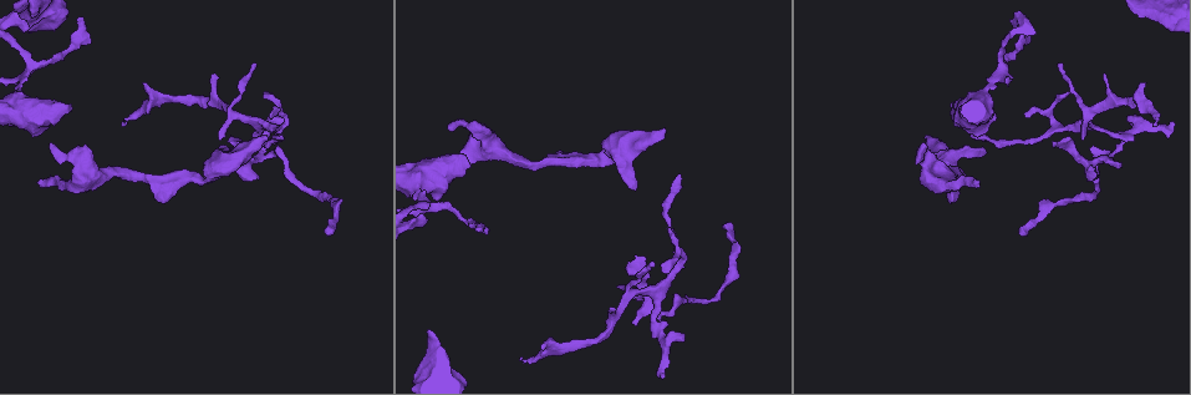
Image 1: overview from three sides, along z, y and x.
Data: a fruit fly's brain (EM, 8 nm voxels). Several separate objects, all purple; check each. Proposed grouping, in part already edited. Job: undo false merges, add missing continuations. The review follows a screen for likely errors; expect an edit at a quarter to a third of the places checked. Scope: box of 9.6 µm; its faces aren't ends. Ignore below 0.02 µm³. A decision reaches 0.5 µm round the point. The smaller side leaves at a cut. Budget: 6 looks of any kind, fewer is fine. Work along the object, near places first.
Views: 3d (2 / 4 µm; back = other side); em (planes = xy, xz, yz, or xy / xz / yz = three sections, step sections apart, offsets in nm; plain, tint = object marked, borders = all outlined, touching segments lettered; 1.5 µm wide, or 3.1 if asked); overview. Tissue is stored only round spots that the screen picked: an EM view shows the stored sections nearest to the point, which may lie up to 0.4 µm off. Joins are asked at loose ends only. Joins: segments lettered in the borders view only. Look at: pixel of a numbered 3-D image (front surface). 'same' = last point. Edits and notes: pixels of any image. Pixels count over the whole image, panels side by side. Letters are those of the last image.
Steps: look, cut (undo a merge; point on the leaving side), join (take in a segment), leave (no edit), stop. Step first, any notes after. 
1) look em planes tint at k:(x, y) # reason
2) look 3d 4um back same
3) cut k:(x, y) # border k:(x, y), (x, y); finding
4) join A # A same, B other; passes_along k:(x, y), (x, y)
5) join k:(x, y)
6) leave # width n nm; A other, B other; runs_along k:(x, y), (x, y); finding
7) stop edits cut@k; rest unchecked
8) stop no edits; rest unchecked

look em xy step 4 borders at 1:(1156, 125) # tapers out

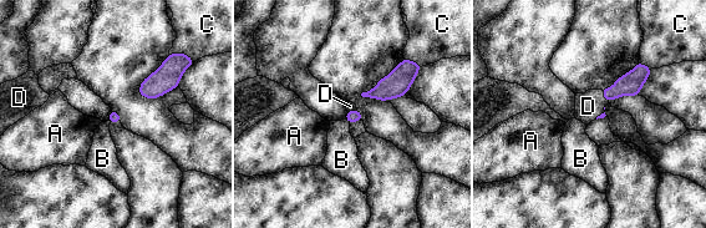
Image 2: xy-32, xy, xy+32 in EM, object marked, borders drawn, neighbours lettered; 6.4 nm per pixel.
look em planes borders same

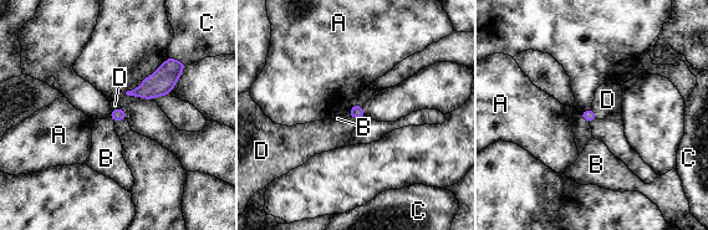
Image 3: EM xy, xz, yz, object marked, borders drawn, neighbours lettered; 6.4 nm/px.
join D # A other, B other, C other, D same; passes_along 3:(589, 114), (594, 113), (607, 100); the neuron continues

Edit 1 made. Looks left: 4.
look 3d 2um at 1:(662, 376)

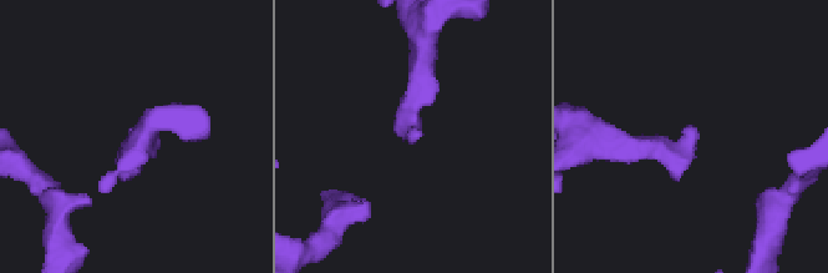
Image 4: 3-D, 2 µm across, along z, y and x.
look em planes borders at 4:(419, 133) # now the EM

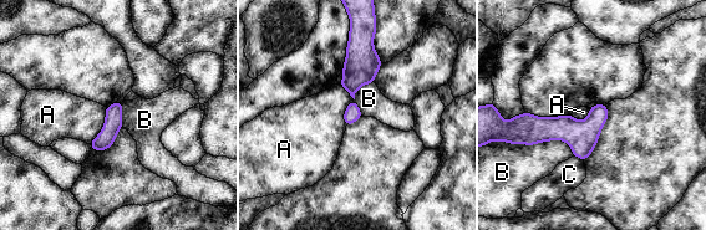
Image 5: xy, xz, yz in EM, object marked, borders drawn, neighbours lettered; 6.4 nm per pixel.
leave # A other, B other, C other; runs_along 5:(604, 112), (588, 128), (522, 118); no lettered segment goes on from it

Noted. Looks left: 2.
look 3d 2um at 1:(635, 254) # branch stops here

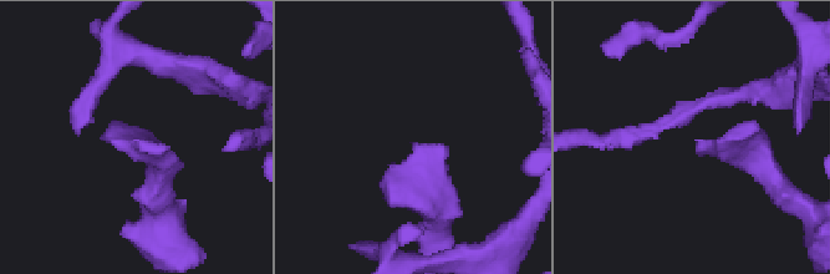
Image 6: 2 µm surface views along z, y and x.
look em planes borders at 6:(130, 143)

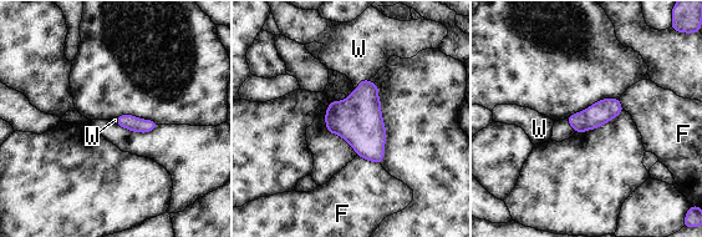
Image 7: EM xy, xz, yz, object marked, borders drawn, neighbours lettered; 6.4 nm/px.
join W # F other, W same; it goes on there

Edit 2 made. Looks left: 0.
stop edits join@3, join@7; rest unchecked

